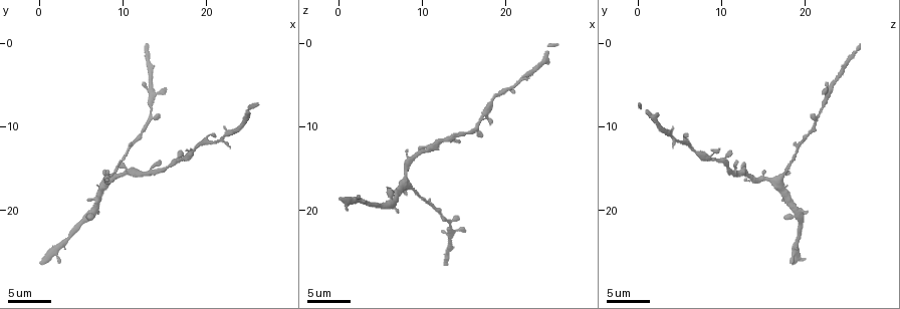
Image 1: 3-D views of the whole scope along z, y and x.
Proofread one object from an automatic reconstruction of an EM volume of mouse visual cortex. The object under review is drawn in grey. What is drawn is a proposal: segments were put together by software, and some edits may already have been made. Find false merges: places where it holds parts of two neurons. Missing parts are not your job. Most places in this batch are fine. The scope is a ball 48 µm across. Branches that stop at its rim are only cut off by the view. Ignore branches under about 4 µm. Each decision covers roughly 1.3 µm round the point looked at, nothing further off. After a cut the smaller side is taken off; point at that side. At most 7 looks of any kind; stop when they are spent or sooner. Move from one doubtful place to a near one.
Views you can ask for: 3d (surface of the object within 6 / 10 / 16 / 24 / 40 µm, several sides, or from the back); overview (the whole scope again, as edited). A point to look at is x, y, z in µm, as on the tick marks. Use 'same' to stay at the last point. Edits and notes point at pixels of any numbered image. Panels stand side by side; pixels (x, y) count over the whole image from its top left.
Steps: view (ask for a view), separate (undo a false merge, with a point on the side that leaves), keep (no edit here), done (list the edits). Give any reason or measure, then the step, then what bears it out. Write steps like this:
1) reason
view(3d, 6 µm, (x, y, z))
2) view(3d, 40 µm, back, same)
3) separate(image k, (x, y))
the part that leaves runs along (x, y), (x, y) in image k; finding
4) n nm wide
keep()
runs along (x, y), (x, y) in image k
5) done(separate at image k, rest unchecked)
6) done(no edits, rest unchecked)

view(3d, 16 µm, (9.4, 15.8, 13.0))

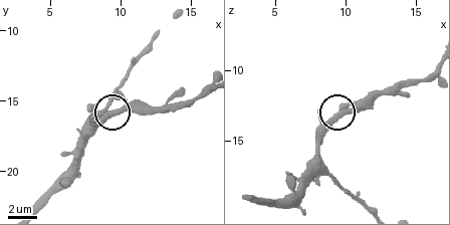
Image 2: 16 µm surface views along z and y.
view(3d, 6 µm, (9.4, 15.8, 13.4))

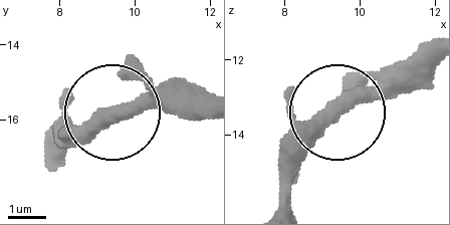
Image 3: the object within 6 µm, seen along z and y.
keep()
runs along (347, 108), (285, 173) in image 3; continuous, no second neuron

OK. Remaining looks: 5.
four-way junction
view(3d, 10 µm, (22.0, 11.4, 4.2))

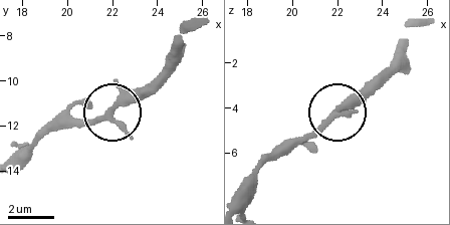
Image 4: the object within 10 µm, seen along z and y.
270 nm wide
keep()
runs along (245, 185), (268, 162), (308, 139), (370, 77) in image 4; all the same neuron

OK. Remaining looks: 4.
calibre changes
view(3d, 6 µm, (25.2, 8.4, 1.0))

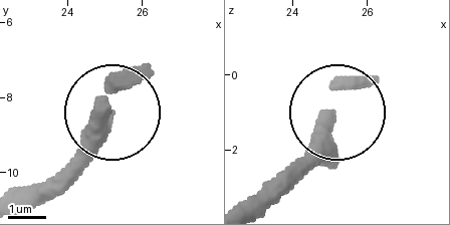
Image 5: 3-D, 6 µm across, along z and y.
view(3d, 6 µm, back, (24.95, 8.25, 1.10))

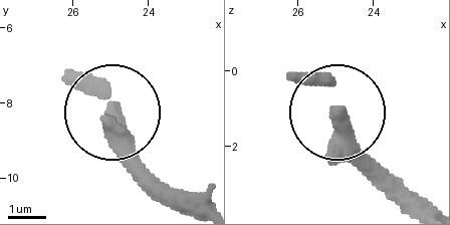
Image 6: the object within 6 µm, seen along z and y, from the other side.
keep()
runs along (184, 201), (71, 70) in image 6; one neuron here

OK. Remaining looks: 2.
done(no edits, rest unchecked)

